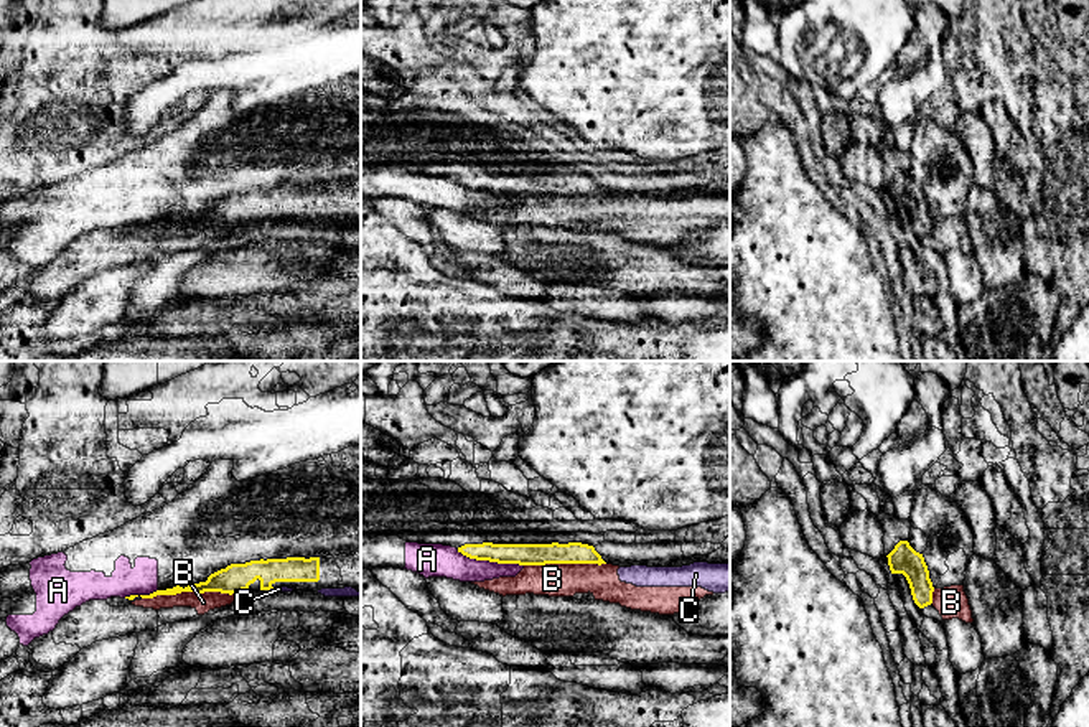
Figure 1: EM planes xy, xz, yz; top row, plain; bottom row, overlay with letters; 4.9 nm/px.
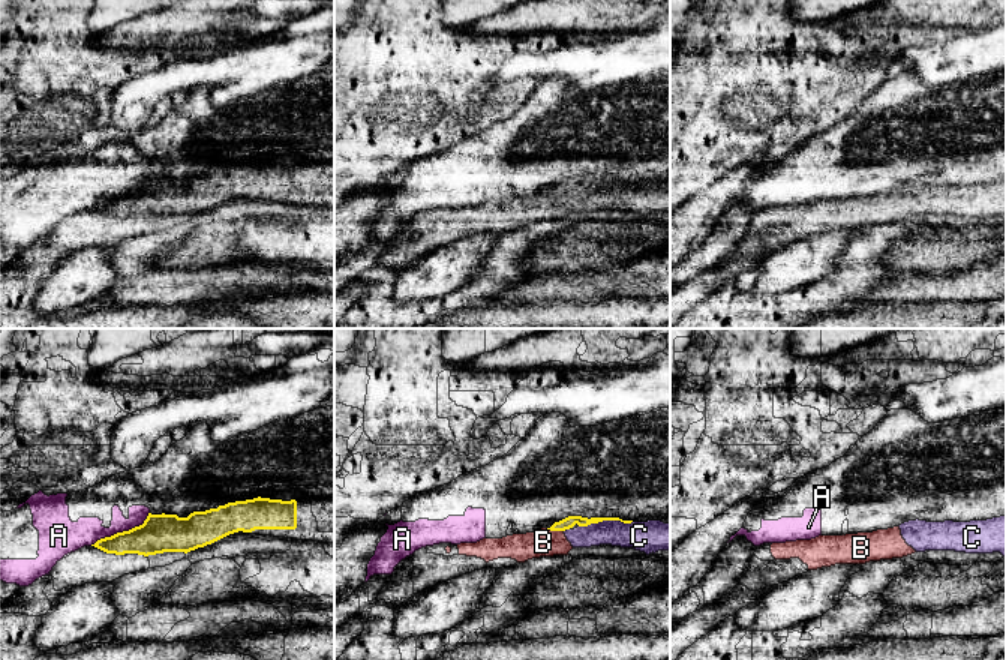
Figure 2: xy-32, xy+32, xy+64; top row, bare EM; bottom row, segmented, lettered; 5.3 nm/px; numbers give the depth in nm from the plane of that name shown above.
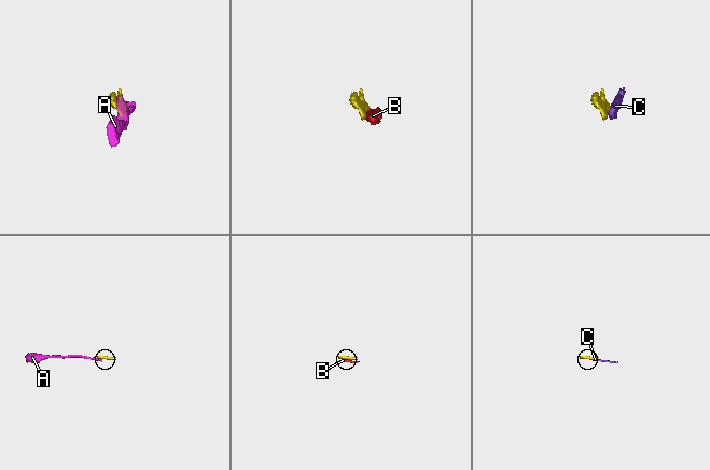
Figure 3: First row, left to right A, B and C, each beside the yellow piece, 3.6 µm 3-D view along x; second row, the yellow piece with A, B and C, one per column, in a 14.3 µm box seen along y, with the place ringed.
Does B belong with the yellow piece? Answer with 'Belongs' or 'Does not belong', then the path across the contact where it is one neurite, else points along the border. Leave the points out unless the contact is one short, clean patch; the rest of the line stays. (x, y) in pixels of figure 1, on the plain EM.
Does not belong

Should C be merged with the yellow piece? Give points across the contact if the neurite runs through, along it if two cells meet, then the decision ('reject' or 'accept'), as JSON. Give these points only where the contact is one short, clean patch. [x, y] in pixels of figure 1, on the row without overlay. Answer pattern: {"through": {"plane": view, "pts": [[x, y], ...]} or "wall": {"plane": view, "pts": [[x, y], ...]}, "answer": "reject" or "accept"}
{"wall": {"plane": "xy", "pts": [[272, 218], [269, 221]]}, "answer": "reject"}

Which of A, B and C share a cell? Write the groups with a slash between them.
A / B C

